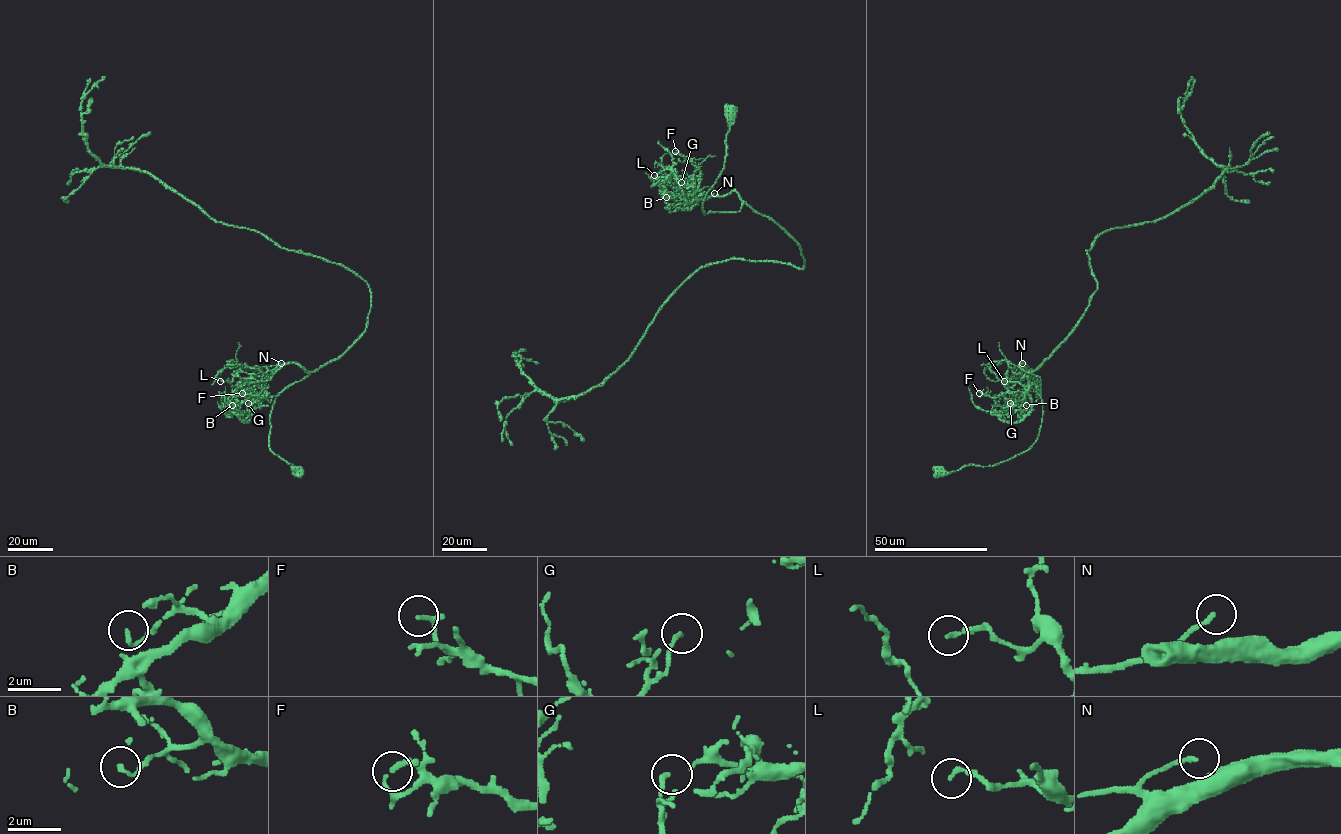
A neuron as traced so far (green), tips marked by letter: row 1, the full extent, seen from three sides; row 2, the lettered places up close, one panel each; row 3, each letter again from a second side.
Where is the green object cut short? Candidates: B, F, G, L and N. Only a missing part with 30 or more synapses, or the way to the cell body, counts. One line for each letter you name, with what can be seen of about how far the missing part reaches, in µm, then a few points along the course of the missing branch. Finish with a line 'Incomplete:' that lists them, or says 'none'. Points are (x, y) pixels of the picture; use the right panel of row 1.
Incomplete: none

